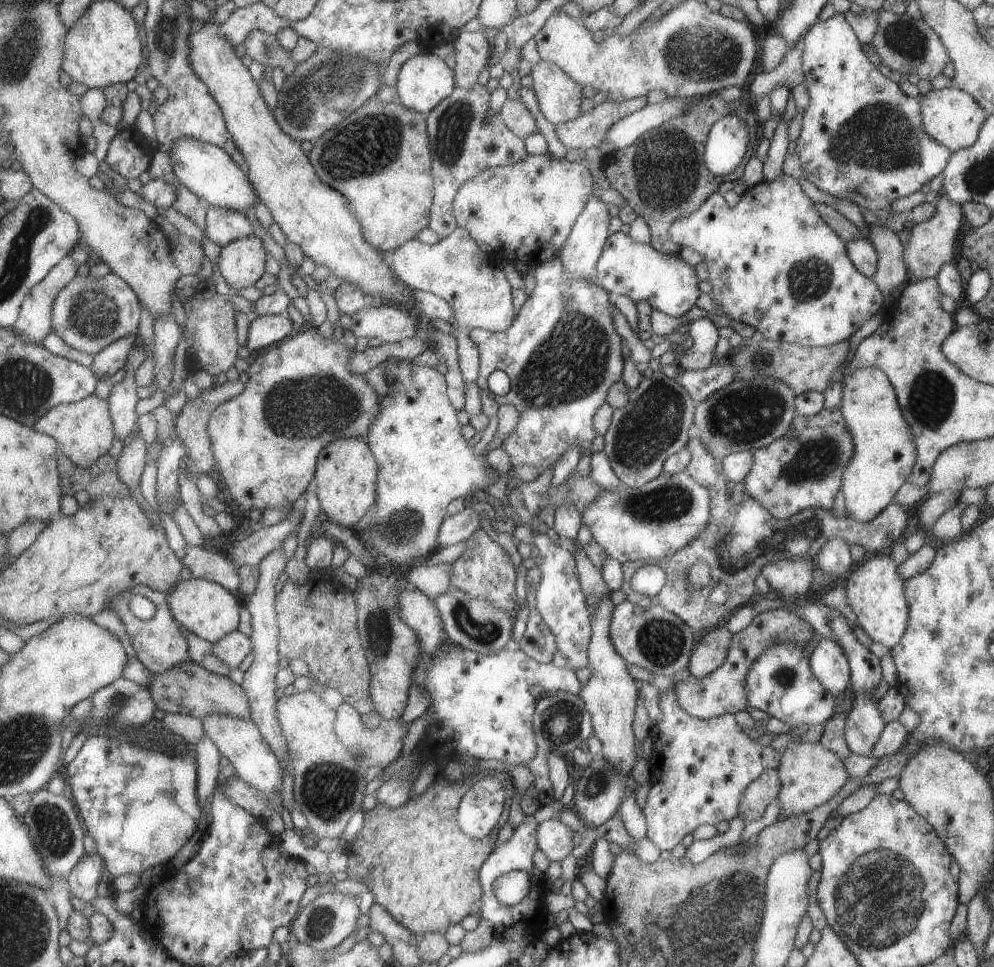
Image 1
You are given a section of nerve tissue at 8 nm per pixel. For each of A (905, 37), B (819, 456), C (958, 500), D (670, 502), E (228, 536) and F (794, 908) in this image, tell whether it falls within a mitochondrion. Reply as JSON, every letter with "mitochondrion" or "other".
{"A":"mitochondrion","B":"mitochondrion","C":"other","D":"mitochondrion","E":"other","F":"other"}

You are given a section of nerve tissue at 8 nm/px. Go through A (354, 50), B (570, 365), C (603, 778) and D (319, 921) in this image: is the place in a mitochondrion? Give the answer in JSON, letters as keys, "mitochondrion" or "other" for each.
{"A":"mitochondrion","B":"mitochondrion","C":"mitochondrion","D":"mitochondrion"}

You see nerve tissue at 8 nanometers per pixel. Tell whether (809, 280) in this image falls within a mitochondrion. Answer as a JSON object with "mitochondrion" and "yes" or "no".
{"mitochondrion":"yes"}

